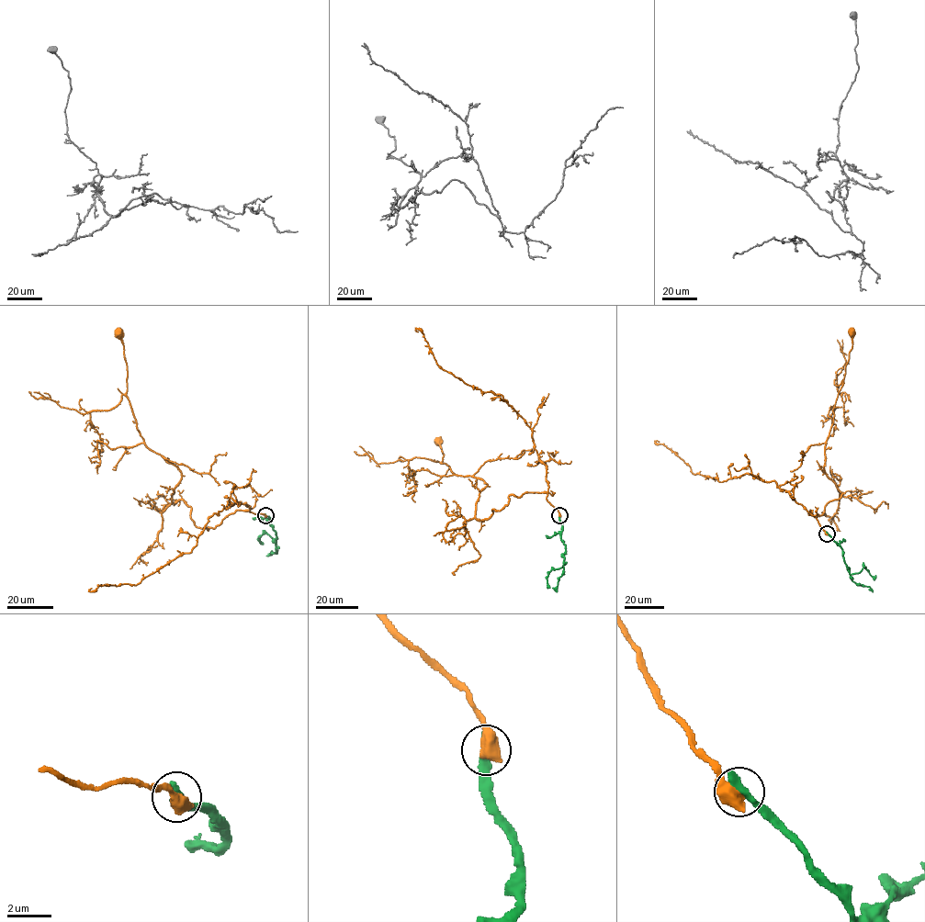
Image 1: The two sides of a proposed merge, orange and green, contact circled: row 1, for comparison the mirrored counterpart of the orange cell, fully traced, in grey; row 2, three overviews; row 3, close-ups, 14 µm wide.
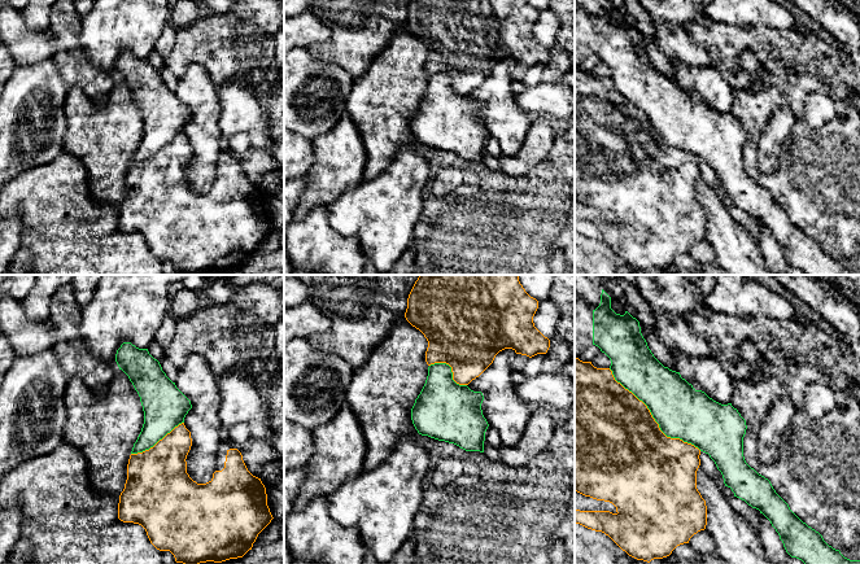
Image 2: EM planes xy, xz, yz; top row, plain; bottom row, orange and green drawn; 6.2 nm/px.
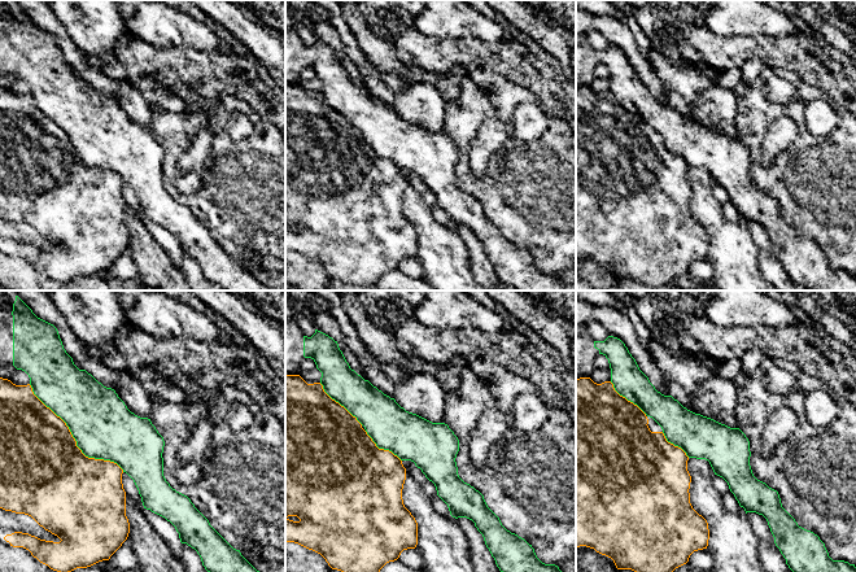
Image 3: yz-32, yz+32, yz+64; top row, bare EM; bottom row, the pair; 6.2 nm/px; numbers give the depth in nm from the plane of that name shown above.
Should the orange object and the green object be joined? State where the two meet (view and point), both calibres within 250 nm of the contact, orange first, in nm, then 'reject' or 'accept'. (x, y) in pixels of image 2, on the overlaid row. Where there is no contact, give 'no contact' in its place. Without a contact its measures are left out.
contact yz (653, 418); calibres 500 and 320 nm; reject

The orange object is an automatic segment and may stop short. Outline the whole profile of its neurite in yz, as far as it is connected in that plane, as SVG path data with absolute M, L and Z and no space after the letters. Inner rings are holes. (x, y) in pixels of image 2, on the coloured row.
M575 357L575 491L610 502L616 512L575 510L575 524L608 535L629 556L650 563L663 559L707 525L707 506L697 489L700 450L667 437L647 406L617 382L610 368L597 368Z

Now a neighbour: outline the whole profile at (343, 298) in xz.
M297 275L297 276L309 289L309 301L318 310L324 312L331 320L331 329L328 332L313 335L307 338L310 345L315 350L337 354L341 359L344 359L352 364L352 368L354 372L357 372L359 370L359 367L364 364L364 362L370 358L370 355L375 351L375 349L384 341L385 337L389 336L394 324L400 319L405 318L409 294L412 289L415 281L419 277L419 275Z

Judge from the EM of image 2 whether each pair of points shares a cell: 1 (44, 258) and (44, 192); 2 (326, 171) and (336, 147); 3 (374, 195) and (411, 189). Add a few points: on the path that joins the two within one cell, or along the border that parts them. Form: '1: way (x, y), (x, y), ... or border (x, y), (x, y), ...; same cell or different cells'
1: way (46, 241), (46, 209); same cell
2: way (332, 165), (336, 161), (336, 153); same cell
3: way (383, 195), (396, 195), (402, 189); same cell

